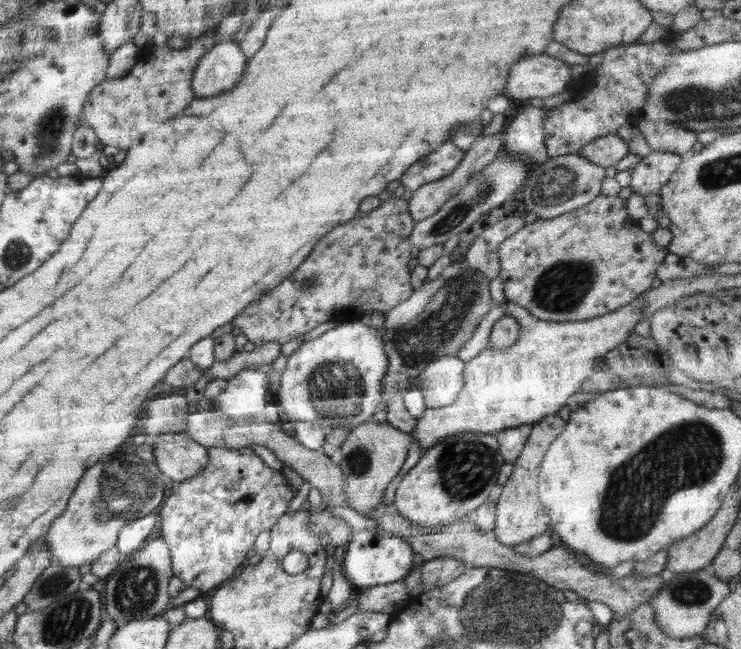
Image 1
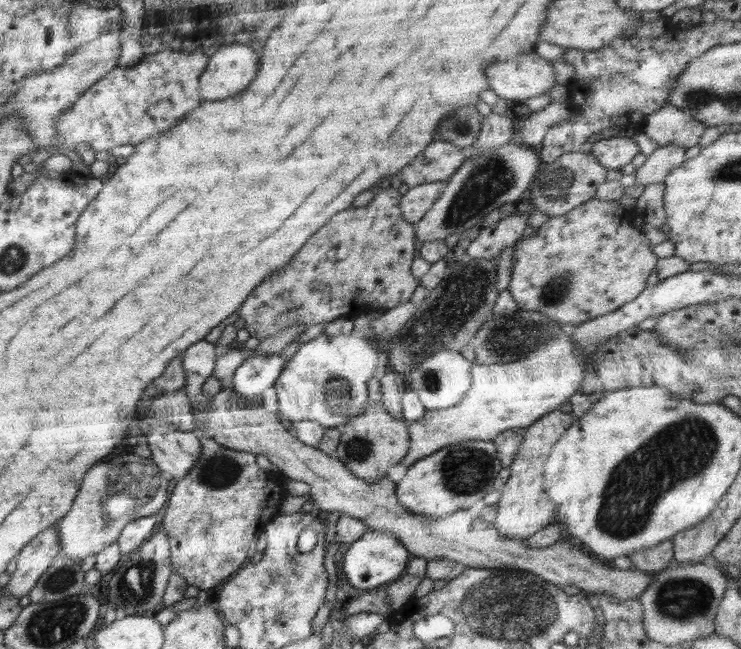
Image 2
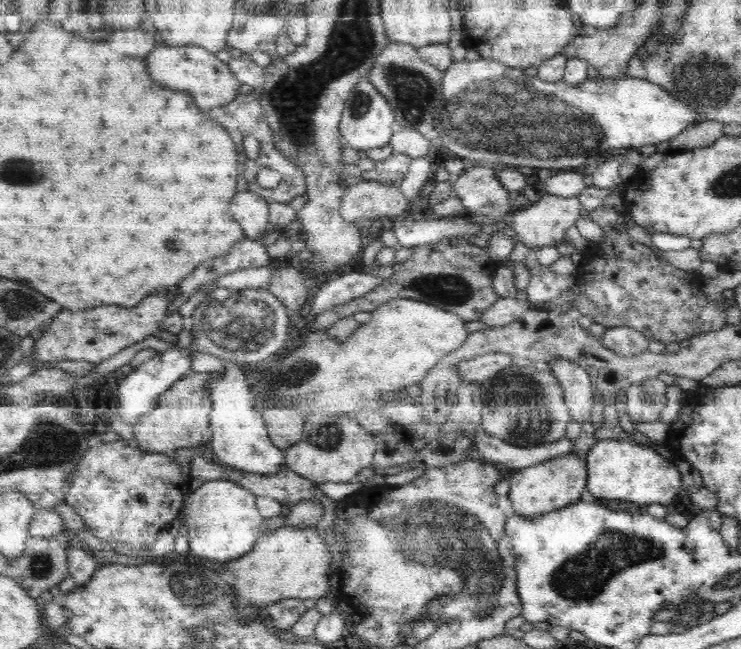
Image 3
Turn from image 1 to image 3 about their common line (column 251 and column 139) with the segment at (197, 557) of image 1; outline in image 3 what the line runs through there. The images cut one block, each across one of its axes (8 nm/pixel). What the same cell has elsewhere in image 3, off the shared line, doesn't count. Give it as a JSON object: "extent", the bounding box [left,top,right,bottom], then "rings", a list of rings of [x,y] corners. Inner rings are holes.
{"extent":[65,442,190,549],"rings":[[[96,442],[84,452],[76,470],[72,472],[72,484],[66,492],[65,503],[69,504],[84,520],[85,526],[96,538],[104,542],[124,542],[134,549],[150,549],[156,536],[168,526],[174,525],[183,514],[184,495],[190,477],[182,473],[180,464],[170,459],[170,452],[146,452],[133,443]]]}

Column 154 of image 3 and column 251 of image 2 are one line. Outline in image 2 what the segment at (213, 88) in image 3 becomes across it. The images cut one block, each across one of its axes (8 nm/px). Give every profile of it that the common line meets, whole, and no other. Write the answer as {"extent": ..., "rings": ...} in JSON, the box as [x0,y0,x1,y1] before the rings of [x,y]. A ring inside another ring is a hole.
{"extent":[199,43,258,100],"rings":[[[238,43],[222,45],[212,53],[209,64],[199,78],[199,89],[203,100],[224,100],[228,96],[238,94],[254,80],[256,72],[258,72],[258,54],[250,46]]]}

